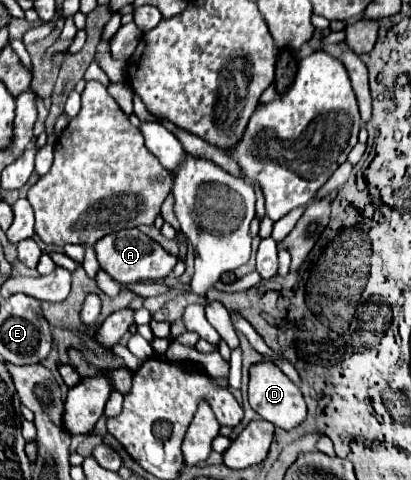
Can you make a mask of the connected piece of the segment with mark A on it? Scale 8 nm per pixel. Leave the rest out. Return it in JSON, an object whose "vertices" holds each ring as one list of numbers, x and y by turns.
{"vertices":[[126,228,126,230,120,230,120,232,108,234,106,238,96,242,94,250,96,250,96,256,98,256,100,268,104,272,108,272,120,284,142,282,142,280,150,280,150,282,162,280,172,272,172,268,178,262,176,256,168,254,156,240,142,234,138,228]]}

